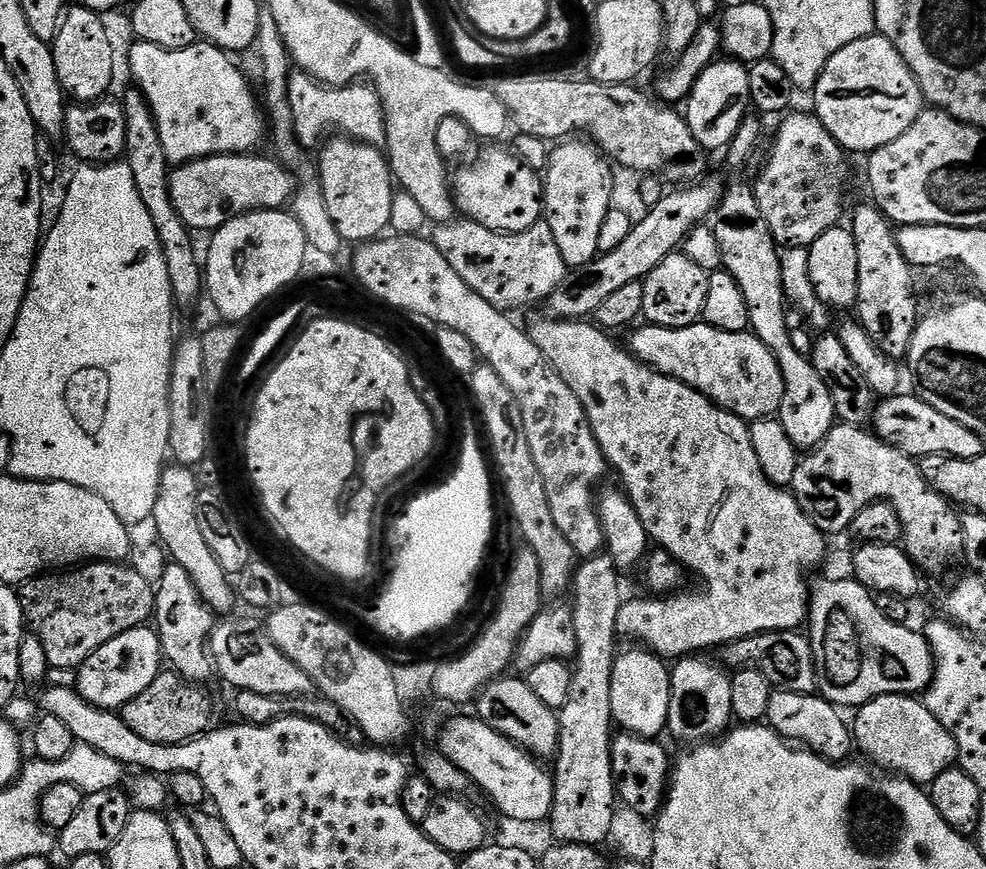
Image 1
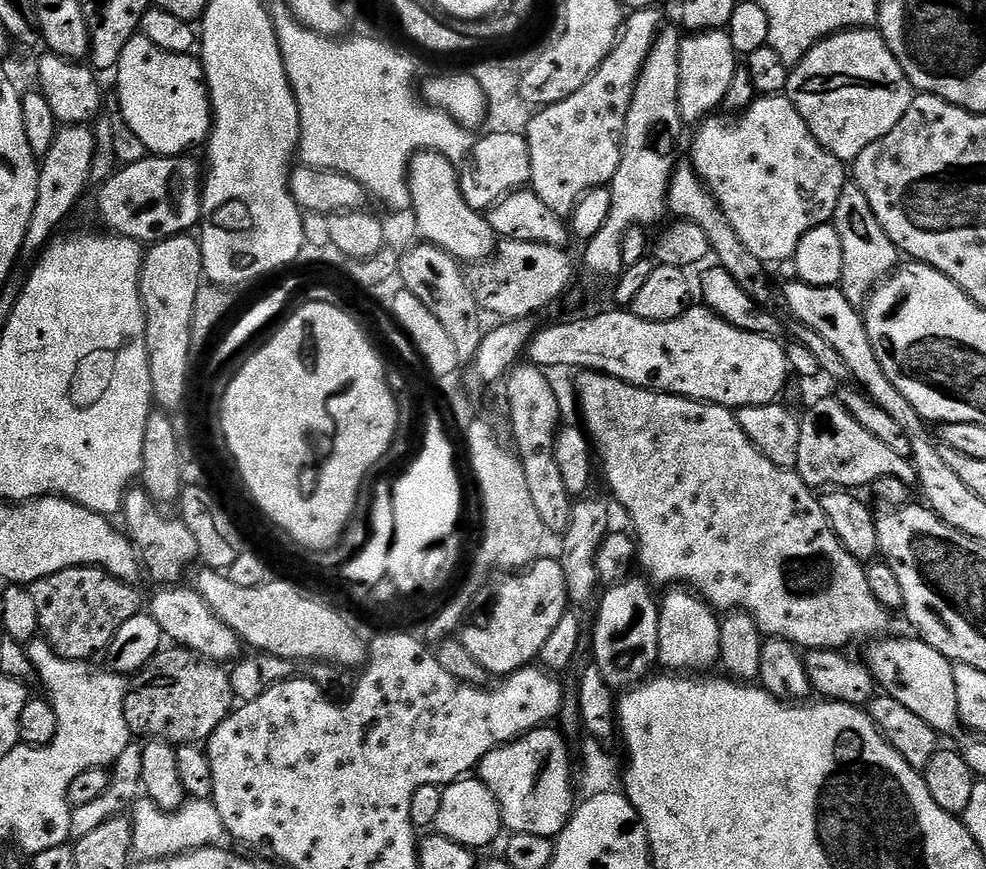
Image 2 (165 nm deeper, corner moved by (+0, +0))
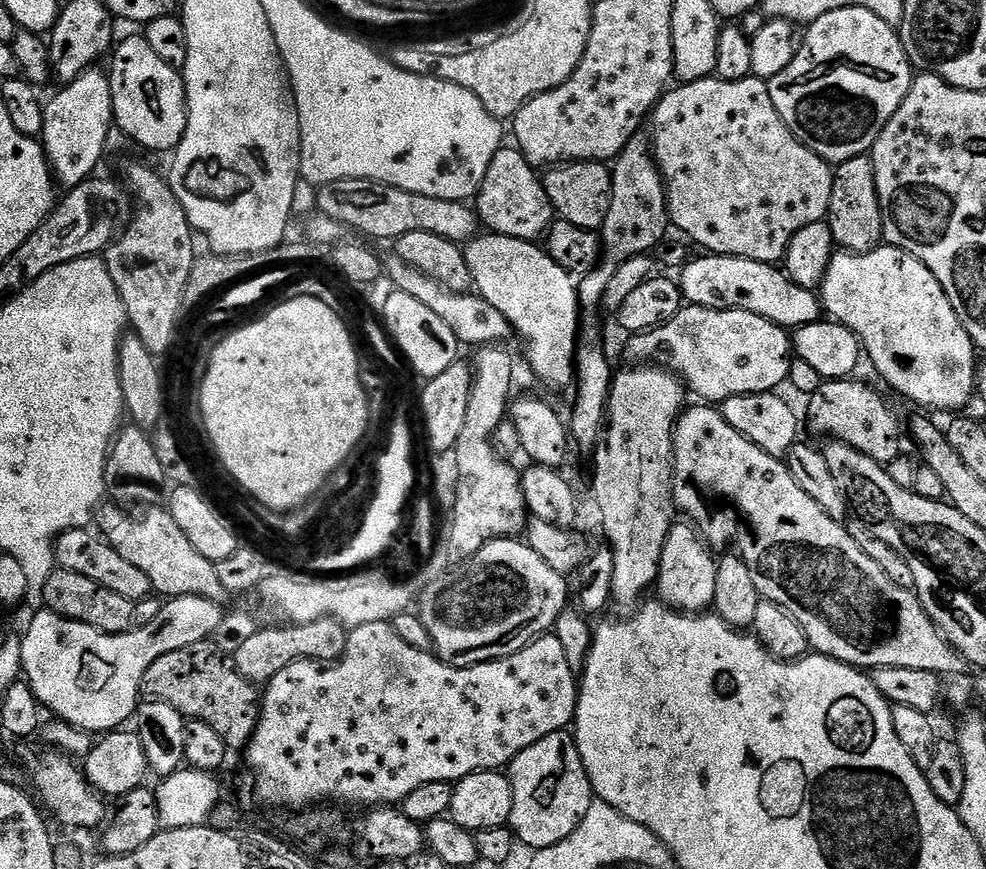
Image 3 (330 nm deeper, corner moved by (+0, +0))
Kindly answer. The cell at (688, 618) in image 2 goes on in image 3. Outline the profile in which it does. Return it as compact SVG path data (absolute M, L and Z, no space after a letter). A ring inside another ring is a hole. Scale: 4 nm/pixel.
M673 523L669 527L666 546L662 546L660 572L656 575L654 588L660 591L659 599L668 607L689 614L704 614L712 608L714 602L714 578L718 560L699 531L691 523L683 523Z

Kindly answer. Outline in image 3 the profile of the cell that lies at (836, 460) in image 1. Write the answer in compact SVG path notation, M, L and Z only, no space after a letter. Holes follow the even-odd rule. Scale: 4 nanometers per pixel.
M845 378L843 380L825 380L821 383L820 388L813 394L813 396L807 397L806 404L808 404L808 420L806 416L806 424L813 428L818 435L824 436L823 438L831 438L833 440L841 440L843 444L849 444L854 450L858 450L862 454L866 454L870 458L874 458L878 463L887 466L892 460L896 460L902 454L902 448L900 448L900 420L896 417L896 412L871 388L868 384L863 384L862 381L856 380L857 378Z

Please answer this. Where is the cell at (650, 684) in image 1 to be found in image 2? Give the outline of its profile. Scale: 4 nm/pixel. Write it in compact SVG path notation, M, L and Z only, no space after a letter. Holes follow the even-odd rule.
M629 578L620 584L611 585L604 597L601 595L600 609L596 612L596 626L594 628L594 640L592 642L592 652L594 663L598 670L602 670L602 678L614 690L631 690L637 684L649 679L652 667L657 667L660 659L658 650L658 618L660 617L660 606L657 597L652 597L653 589L649 587L643 579Z

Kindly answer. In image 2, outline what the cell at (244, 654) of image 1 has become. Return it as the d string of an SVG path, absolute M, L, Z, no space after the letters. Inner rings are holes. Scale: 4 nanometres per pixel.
M164 586L152 596L152 601L147 601L147 611L154 618L154 622L158 622L161 633L165 637L168 636L173 645L181 648L189 648L191 652L197 652L200 656L205 656L207 660L217 662L232 662L241 655L242 641L240 637L234 634L234 630L230 630L230 626L226 626L226 622L222 622L222 618L218 618L218 614L214 614L214 610L210 610L209 606L201 598L200 593L191 587L185 586Z

